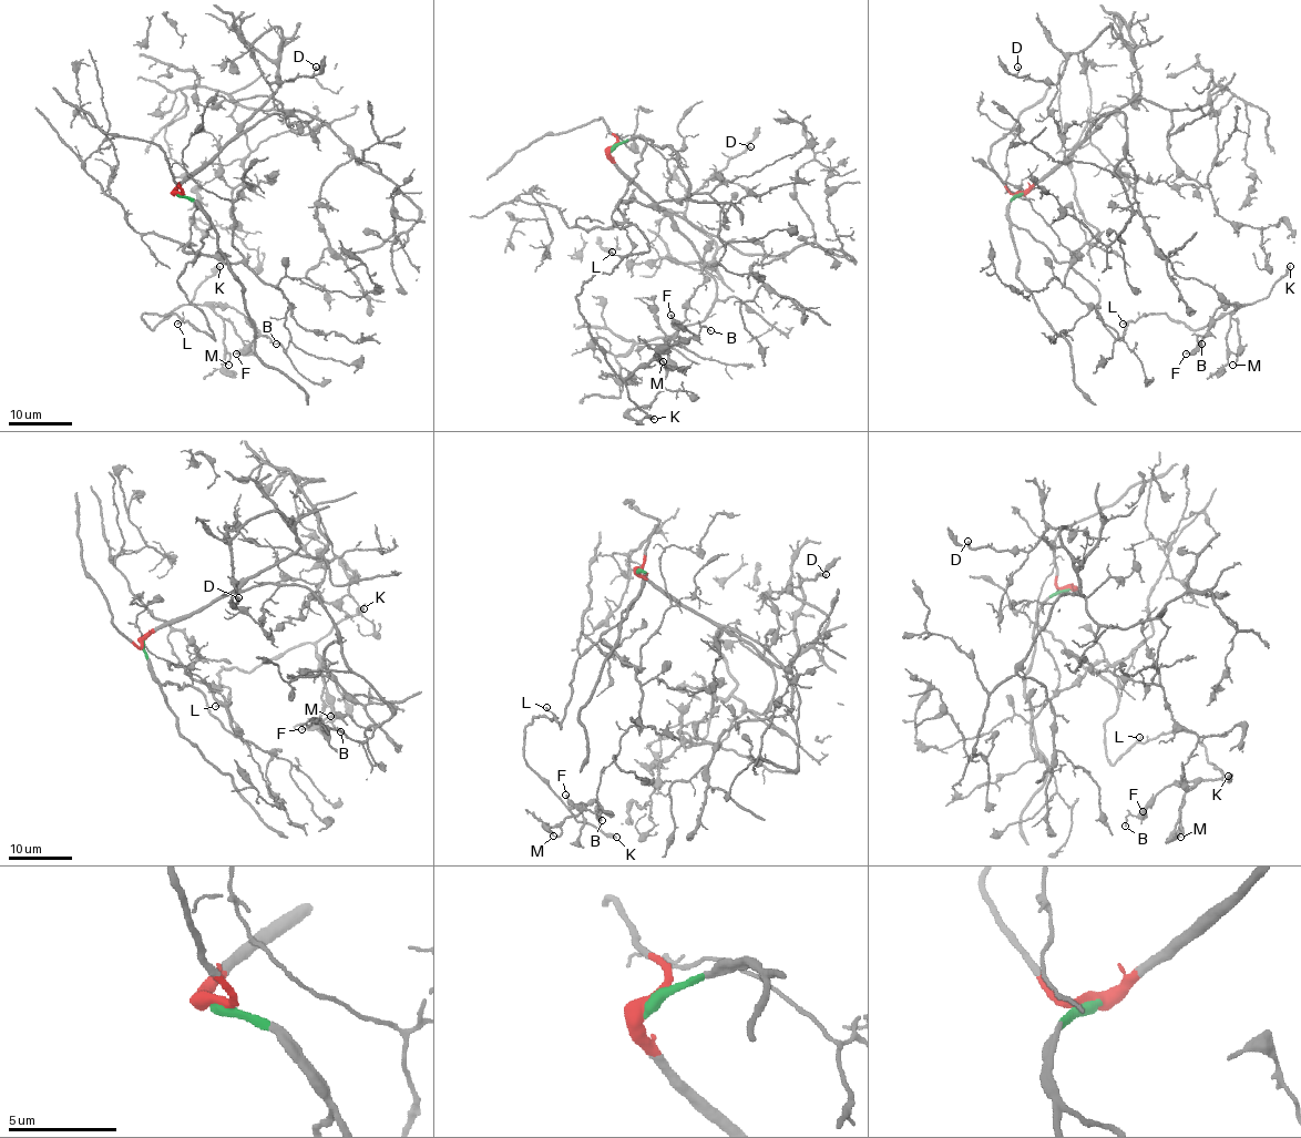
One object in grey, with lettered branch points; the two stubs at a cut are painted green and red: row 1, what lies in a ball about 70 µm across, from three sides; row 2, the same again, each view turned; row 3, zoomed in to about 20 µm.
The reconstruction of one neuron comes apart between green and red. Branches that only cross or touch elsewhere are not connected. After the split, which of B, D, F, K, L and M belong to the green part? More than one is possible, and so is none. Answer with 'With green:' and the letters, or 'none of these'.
With green: B, F, K, L, M

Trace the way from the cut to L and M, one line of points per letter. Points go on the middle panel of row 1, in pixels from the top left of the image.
L: (613, 147), (631, 136), (645, 140), (636, 174), (612, 218), (621, 228), (634, 225), (649, 246), (612, 252)
M: (613, 147), (645, 140), (612, 218), (649, 246), (583, 285), (580, 314), (621, 377), (657, 355), (664, 361)

